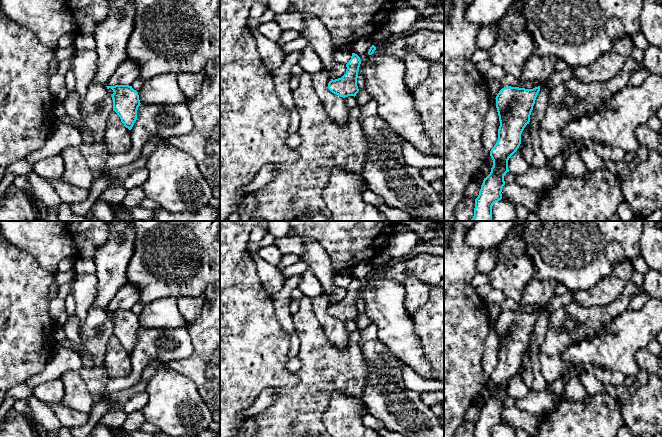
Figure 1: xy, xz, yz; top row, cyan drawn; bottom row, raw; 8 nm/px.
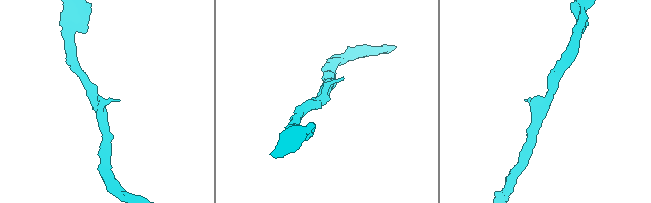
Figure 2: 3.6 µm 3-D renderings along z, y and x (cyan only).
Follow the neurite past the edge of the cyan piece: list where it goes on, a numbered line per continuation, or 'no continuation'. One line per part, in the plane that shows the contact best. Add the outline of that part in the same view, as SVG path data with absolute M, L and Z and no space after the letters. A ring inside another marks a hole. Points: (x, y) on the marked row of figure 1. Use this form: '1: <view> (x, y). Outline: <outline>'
no continuation

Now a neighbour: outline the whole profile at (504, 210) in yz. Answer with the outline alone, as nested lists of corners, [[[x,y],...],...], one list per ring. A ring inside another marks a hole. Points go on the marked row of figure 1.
[[[501,199],[492,206],[491,221],[515,221],[517,205],[510,200]]]

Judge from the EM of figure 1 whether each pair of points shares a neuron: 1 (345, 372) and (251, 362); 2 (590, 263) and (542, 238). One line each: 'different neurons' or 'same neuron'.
1: different neurons
2: same neuron

